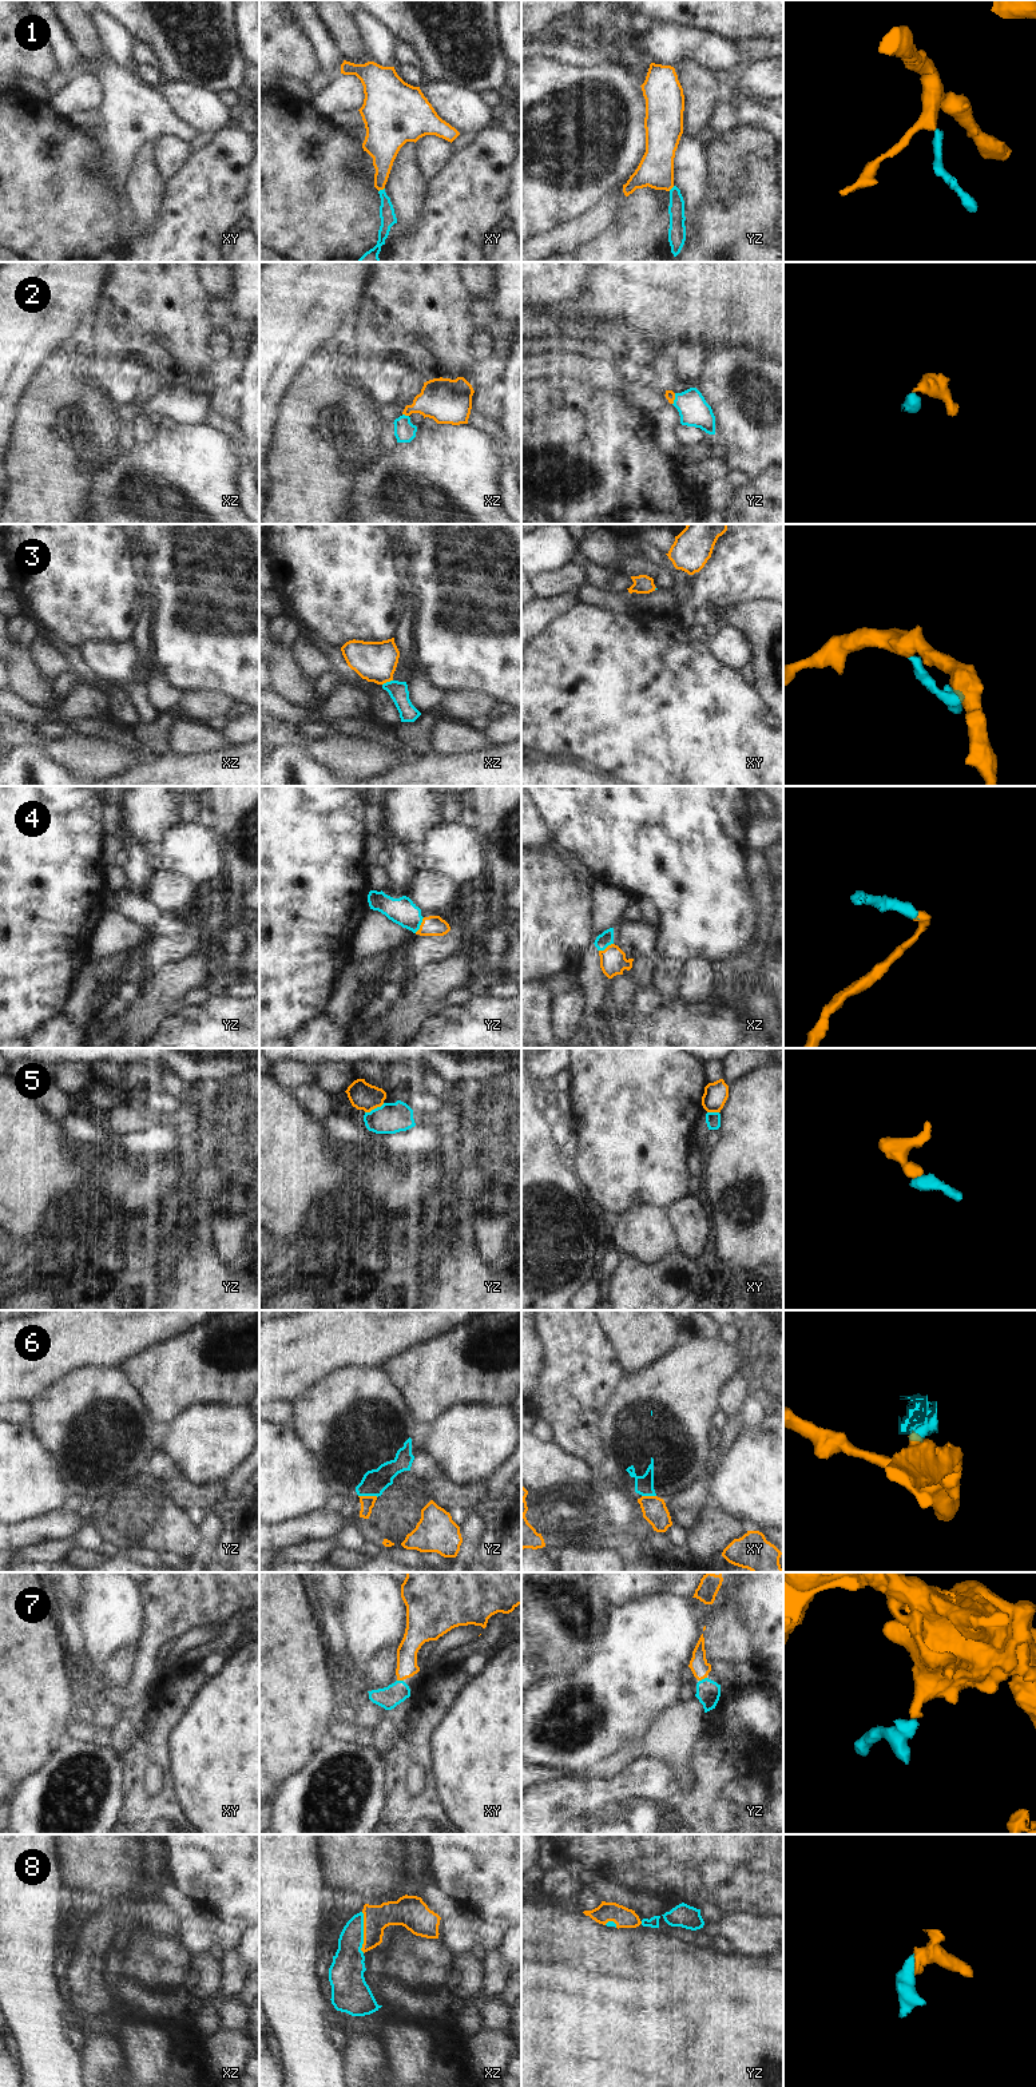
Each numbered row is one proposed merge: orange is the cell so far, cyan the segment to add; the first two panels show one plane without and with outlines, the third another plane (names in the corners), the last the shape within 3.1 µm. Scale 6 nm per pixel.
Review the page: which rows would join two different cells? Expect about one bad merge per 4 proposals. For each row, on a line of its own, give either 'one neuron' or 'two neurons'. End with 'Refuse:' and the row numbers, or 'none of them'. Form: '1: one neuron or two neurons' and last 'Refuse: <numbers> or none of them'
1: one neuron
2: one neuron
3: one neuron
4: one neuron
5: two neurons
6: two neurons
7: one neuron
8: one neuron
Refuse: 5, 6

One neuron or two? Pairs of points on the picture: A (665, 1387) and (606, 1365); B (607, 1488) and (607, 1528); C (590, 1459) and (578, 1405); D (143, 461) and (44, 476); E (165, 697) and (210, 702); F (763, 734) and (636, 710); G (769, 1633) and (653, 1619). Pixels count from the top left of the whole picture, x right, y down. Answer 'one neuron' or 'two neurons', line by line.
A: two neurons
B: one neuron
C: one neuron
D: two neurons
E: one neuron
F: one neuron
G: one neuron

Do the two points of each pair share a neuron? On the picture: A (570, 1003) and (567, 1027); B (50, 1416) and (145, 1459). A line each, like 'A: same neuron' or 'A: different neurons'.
A: same neuron
B: same neuron

